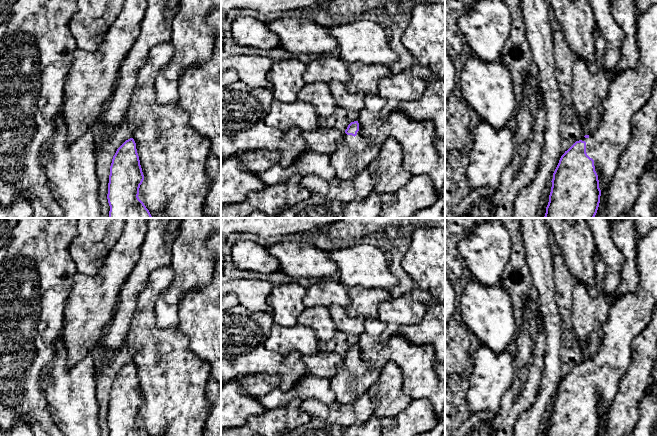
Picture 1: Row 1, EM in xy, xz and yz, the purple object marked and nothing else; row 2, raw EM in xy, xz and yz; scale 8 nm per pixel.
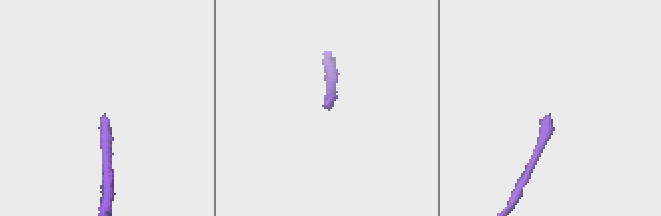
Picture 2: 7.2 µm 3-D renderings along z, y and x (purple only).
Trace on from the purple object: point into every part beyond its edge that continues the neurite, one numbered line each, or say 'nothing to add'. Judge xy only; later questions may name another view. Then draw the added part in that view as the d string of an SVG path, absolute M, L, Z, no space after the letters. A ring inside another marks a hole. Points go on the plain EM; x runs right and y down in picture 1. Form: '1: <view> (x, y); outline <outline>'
nothing to add

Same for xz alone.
1: xz (354, 378); outline M360 355L355 361L344 356L344 362L338 367L337 374L330 379L330 388L338 402L347 404L367 393L379 376L380 370L370 369Z

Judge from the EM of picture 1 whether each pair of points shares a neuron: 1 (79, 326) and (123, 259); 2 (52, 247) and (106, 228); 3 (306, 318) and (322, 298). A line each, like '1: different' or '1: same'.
1: same
2: different
3: different

